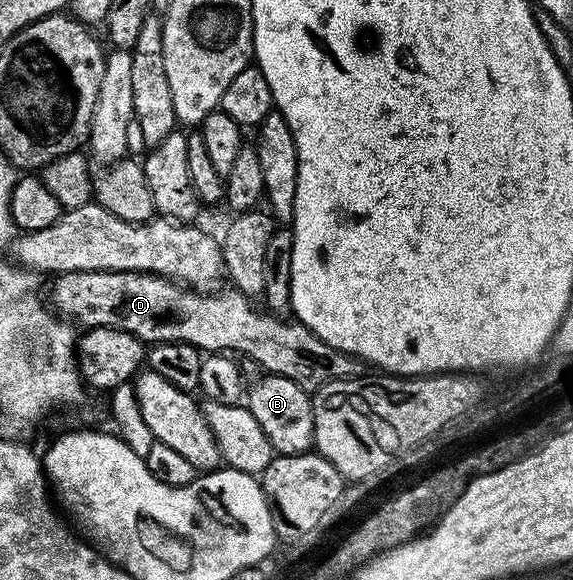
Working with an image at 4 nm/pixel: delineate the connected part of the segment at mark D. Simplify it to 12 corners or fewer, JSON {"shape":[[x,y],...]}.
{"shape":[[145,271],[55,276],[51,306],[145,345],[241,351],[309,393],[361,374],[231,285]]}

